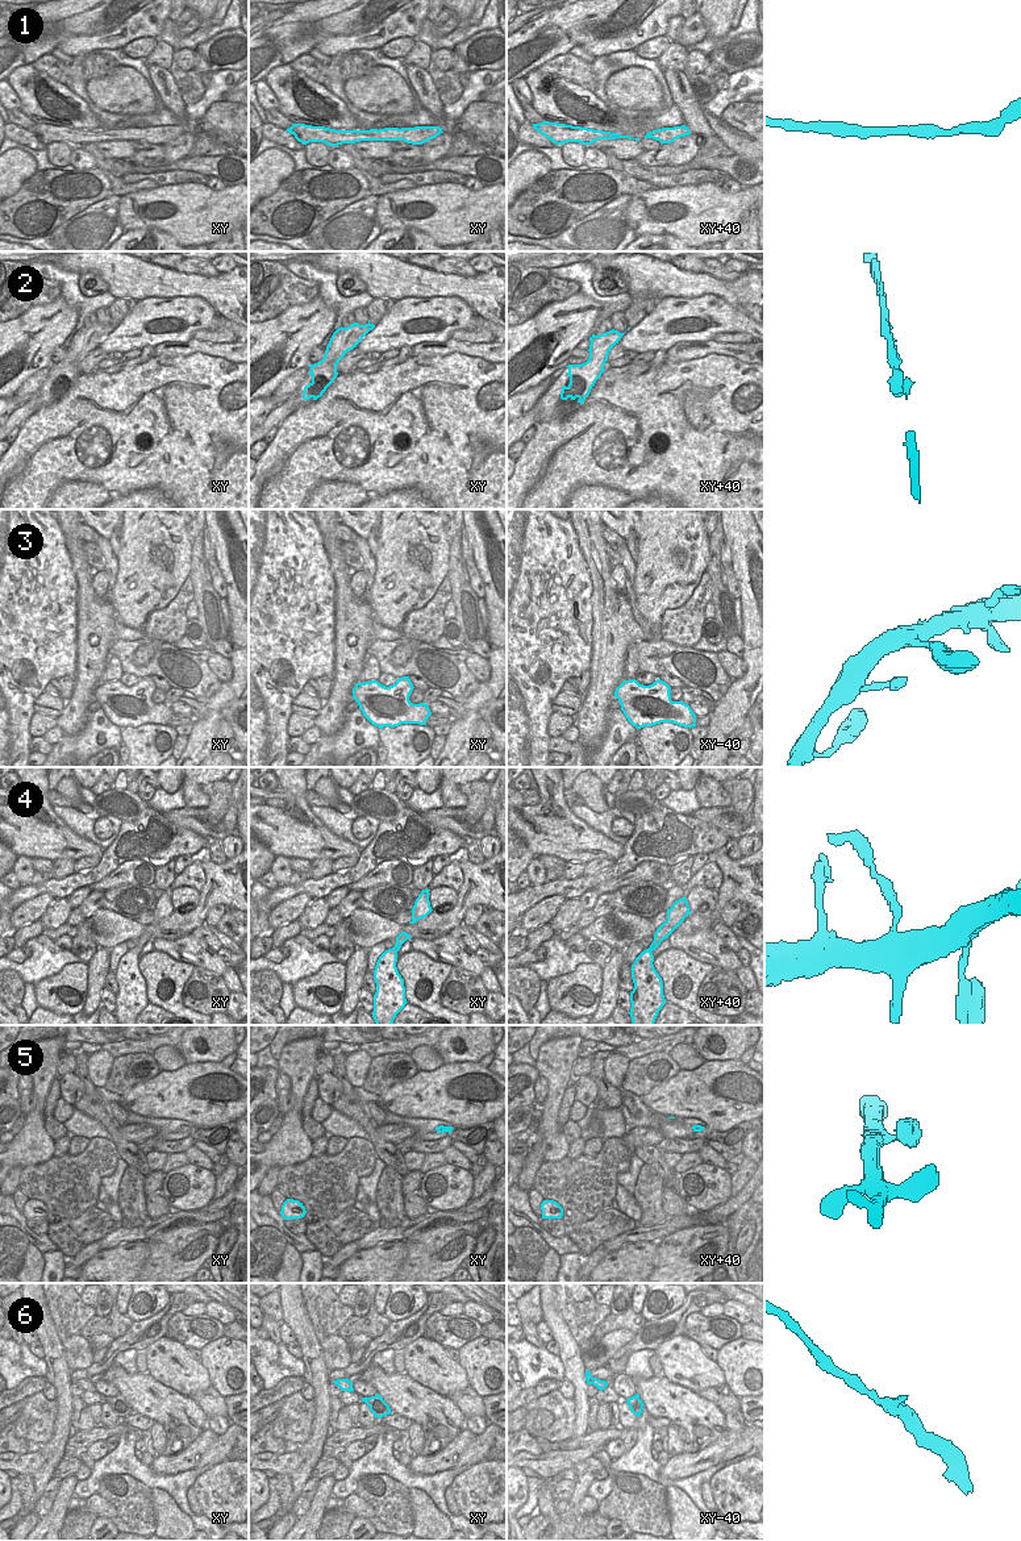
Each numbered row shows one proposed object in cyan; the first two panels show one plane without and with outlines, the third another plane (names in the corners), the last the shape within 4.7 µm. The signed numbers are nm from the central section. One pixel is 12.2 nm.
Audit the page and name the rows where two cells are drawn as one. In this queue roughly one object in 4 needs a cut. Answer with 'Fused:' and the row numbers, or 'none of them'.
Fused: 4

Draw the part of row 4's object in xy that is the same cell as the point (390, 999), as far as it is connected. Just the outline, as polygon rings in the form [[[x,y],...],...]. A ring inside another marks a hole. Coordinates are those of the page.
[[[386,950],[379,957],[374,970],[376,992],[374,995],[372,1017],[376,1025],[392,1025],[396,1015],[408,1003],[404,979],[397,971],[396,962],[397,953]]]

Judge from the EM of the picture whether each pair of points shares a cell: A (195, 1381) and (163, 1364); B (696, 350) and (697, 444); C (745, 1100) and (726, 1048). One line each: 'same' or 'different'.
A: same
B: different
C: different

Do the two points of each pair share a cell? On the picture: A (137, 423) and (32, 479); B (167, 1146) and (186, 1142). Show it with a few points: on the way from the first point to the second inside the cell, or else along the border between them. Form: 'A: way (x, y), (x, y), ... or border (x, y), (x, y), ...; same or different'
A: way (111, 423), (94, 423), (79, 432), (58, 453); same
B: way (171, 1146), (182, 1145); same

